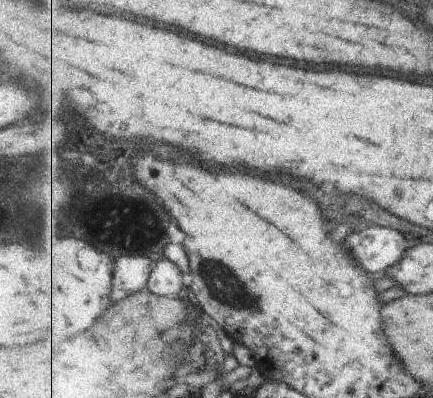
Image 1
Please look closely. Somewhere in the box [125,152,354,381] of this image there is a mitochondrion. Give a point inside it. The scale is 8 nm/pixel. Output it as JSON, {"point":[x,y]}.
{"point":[230,290]}

